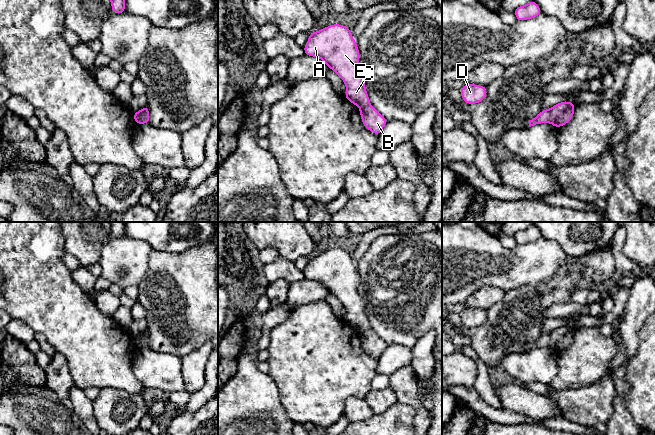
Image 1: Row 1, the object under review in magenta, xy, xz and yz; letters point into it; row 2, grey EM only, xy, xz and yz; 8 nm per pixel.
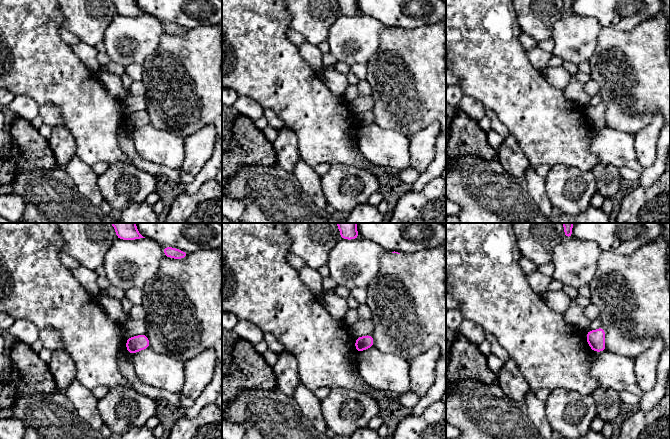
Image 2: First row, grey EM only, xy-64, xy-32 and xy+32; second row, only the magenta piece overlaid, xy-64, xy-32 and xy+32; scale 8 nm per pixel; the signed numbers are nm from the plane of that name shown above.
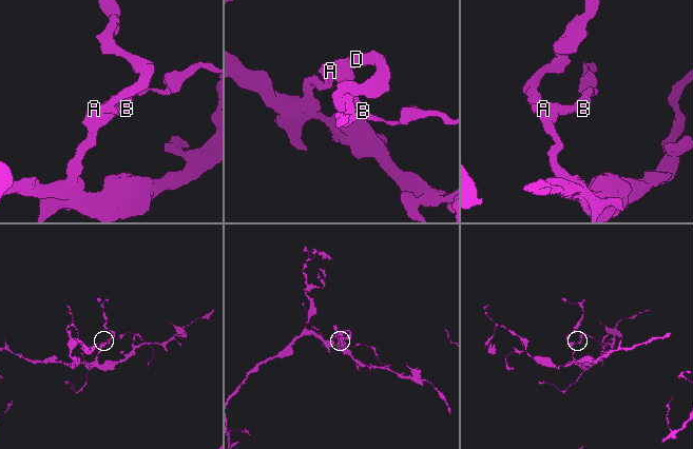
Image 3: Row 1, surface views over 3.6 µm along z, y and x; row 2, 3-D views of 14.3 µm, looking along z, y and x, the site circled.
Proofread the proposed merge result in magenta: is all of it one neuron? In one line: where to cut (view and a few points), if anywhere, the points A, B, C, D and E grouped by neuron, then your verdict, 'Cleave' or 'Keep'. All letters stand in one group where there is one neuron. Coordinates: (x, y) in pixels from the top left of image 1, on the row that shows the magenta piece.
Split along yz (548, 110), (549, 122). Groups: A C D E / B. Cleave

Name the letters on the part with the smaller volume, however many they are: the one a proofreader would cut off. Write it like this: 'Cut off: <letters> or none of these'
Cut off: B

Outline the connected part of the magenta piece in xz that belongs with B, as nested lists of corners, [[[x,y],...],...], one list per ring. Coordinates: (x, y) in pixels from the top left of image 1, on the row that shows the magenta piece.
[[[371,104],[360,108],[359,113],[364,127],[377,136],[388,122]]]

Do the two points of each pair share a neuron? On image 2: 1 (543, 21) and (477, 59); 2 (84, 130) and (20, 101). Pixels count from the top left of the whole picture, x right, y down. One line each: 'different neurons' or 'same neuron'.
1: different neurons
2: different neurons

